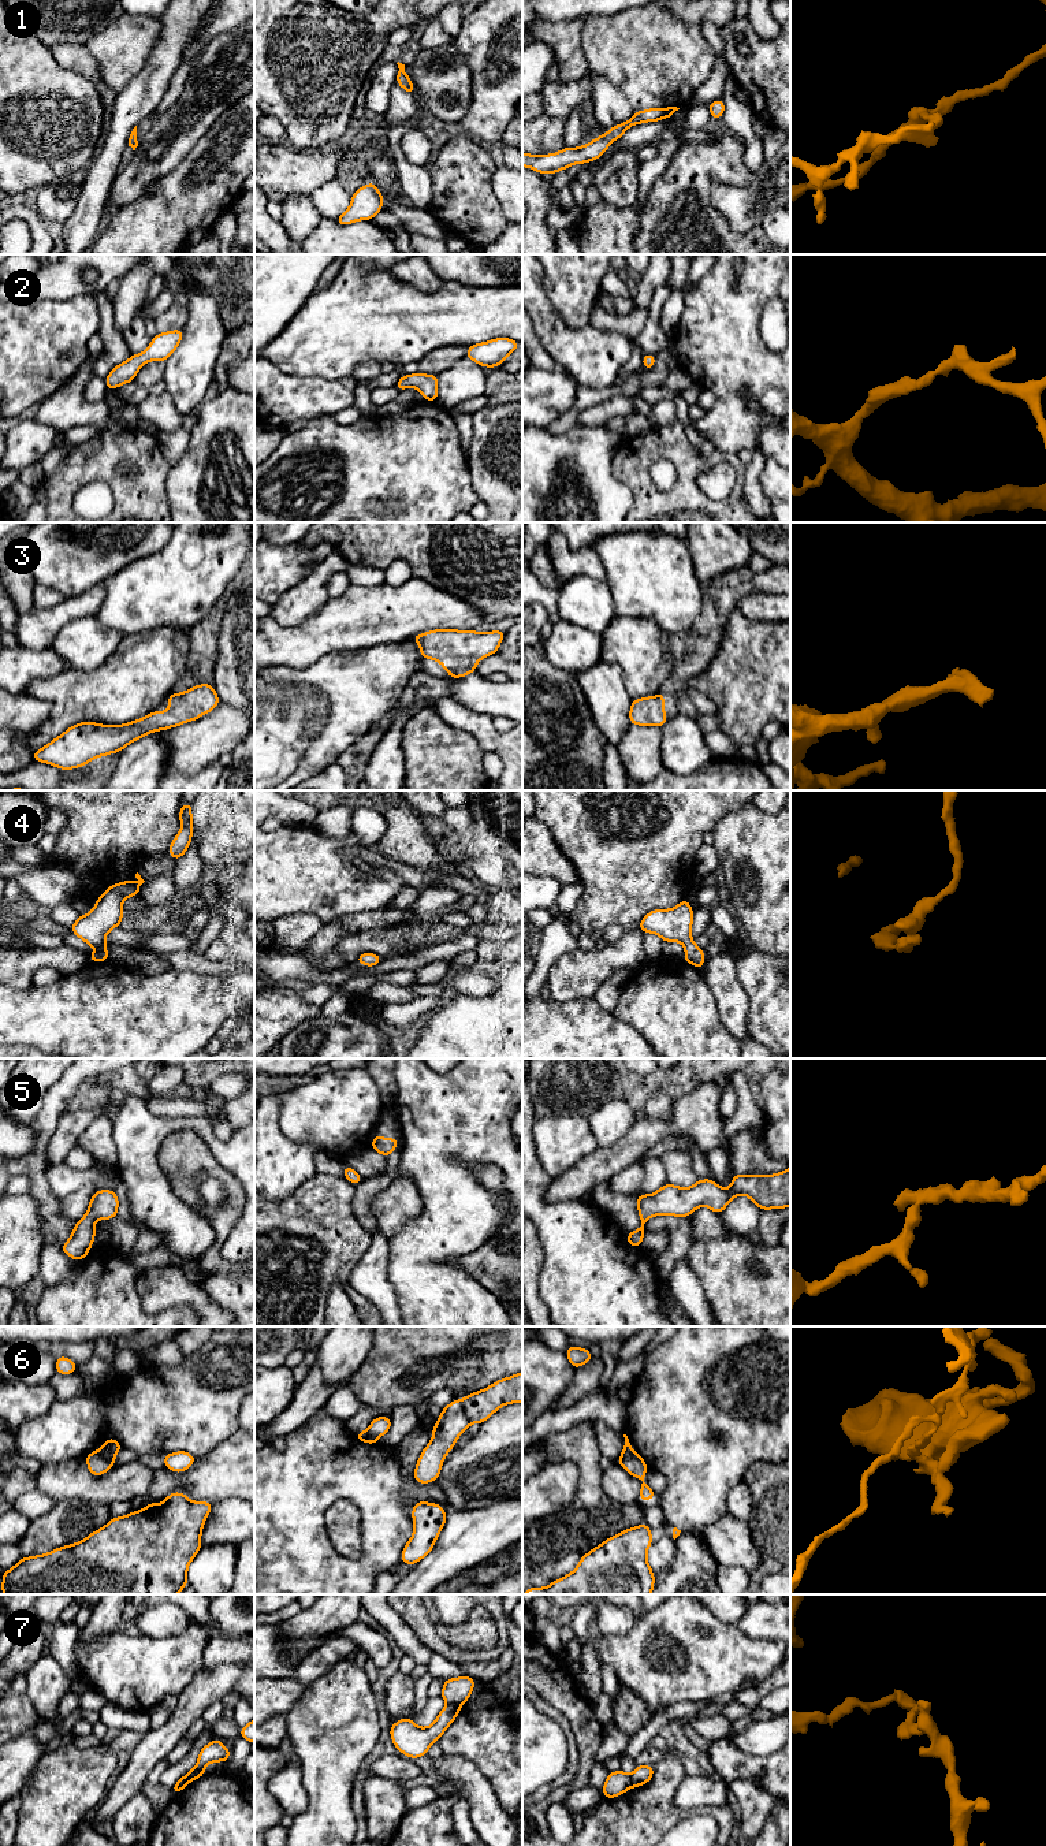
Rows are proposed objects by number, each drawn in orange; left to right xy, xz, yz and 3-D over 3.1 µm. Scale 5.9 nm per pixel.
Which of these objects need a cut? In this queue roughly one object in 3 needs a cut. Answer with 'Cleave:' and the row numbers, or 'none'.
Cleave: 6, 7

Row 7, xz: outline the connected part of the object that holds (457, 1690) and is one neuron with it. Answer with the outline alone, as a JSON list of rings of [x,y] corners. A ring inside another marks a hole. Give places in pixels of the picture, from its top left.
[[[468,1675],[443,1681],[443,1690],[440,1693],[440,1697],[448,1704],[454,1702],[462,1705],[469,1700],[474,1683],[476,1679]]]

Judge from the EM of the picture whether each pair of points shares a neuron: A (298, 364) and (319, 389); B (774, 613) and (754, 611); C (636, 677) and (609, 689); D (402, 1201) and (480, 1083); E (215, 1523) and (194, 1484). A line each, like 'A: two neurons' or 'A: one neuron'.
A: two neurons
B: one neuron
C: two neurons
D: two neurons
E: two neurons

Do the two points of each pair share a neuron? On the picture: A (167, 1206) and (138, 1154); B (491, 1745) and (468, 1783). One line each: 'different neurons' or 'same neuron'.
A: same neuron
B: different neurons

